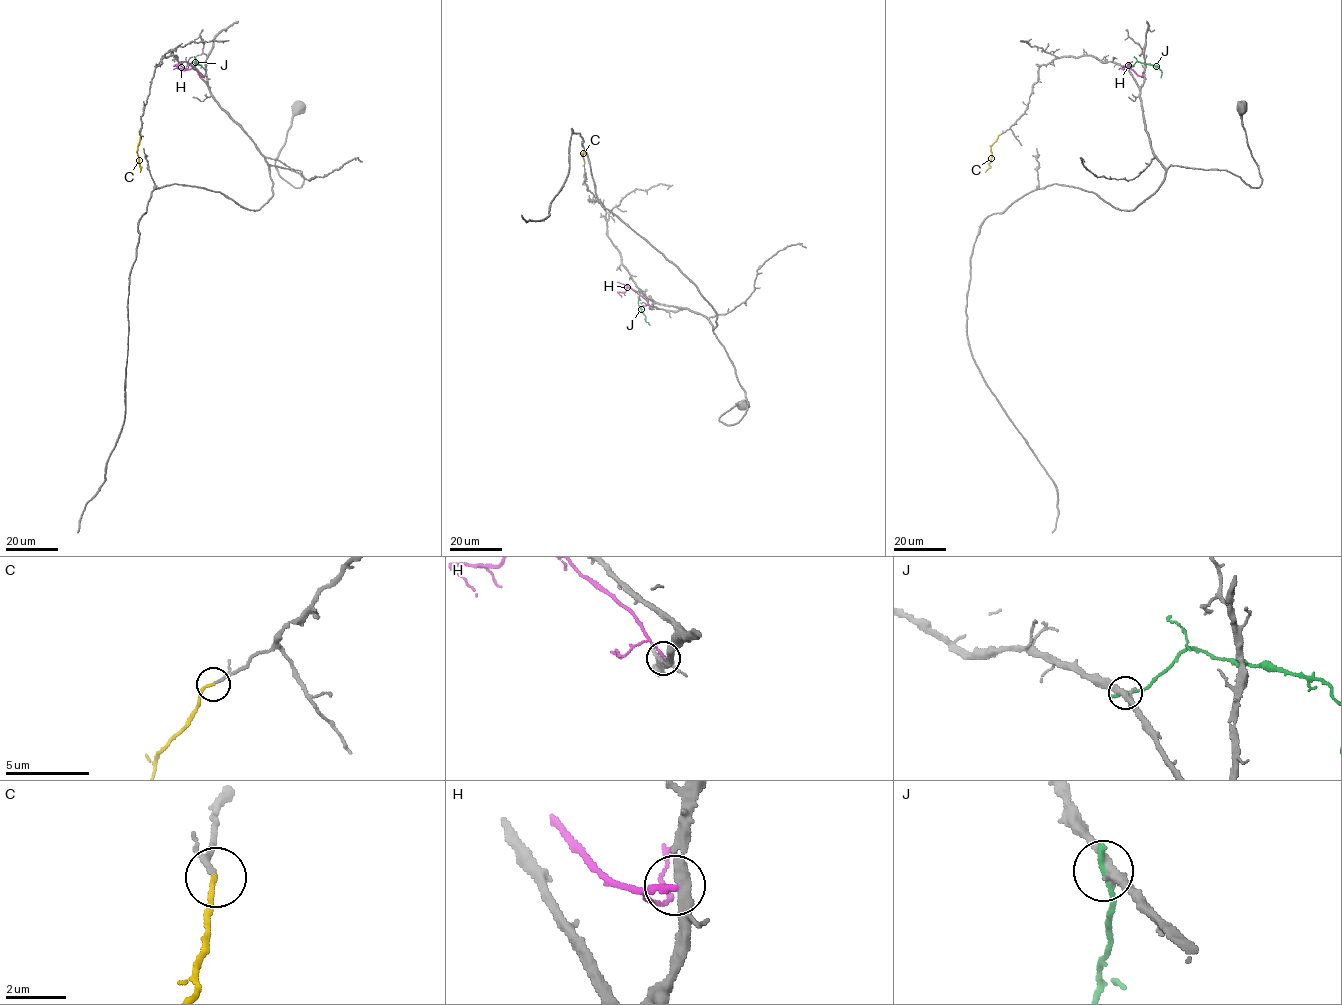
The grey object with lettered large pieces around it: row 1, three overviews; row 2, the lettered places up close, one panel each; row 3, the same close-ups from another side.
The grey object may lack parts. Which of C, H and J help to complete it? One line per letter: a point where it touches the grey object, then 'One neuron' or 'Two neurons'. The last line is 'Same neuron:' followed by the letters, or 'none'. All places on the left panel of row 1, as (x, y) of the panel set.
C: Touches grey at (141, 134). One neuron
H: Touches grey at (206, 75). Two neurons
J: Touches grey at (194, 68). Two neurons
Same neuron: C

